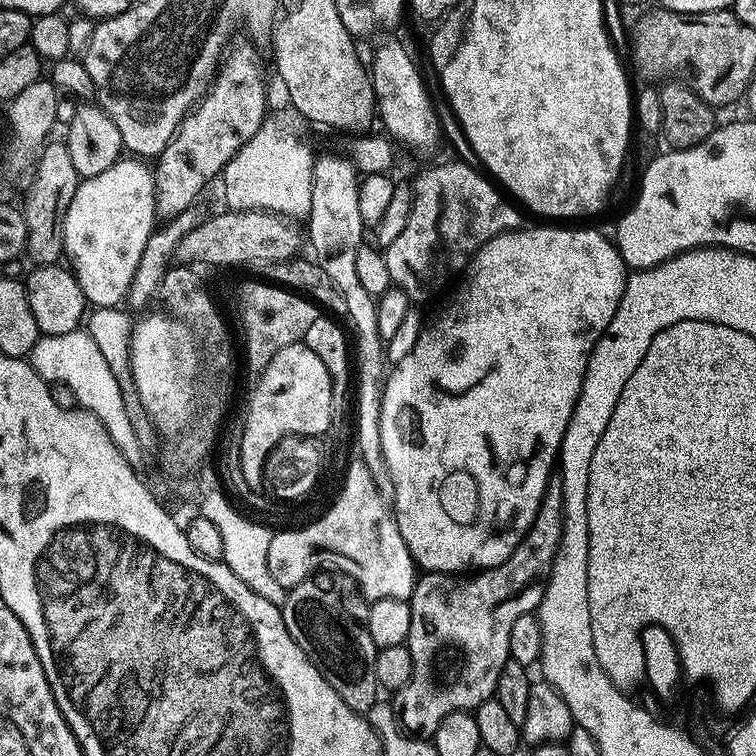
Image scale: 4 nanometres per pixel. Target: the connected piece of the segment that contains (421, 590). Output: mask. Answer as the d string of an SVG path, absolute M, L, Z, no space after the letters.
M553 474L548 478L538 514L522 542L510 554L506 562L496 568L485 568L475 574L449 574L446 572L424 572L416 581L410 603L410 634L406 641L412 659L410 682L402 686L391 697L392 714L397 724L413 738L431 738L438 730L438 722L451 712L466 712L484 700L493 699L498 686L498 674L510 658L510 629L522 614L539 609L552 567L556 561L556 551L560 549L562 526L564 525L564 495L562 478Z

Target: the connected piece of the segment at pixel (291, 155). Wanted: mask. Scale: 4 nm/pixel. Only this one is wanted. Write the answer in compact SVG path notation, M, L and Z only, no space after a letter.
M285 106L281 112L269 111L264 118L264 124L236 151L236 156L222 173L224 180L224 200L229 209L234 212L254 211L260 209L262 212L277 212L284 216L295 218L307 217L311 210L311 186L314 153L312 148L304 141L304 127L306 121L295 108Z

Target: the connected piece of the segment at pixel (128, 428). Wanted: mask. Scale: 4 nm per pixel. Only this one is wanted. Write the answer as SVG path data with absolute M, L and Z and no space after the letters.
M77 330L70 334L54 334L53 336L41 335L40 341L34 346L30 357L32 369L37 372L49 385L61 384L70 386L78 398L80 408L83 411L92 413L100 420L110 436L114 446L126 458L131 468L140 470L145 467L142 460L142 449L137 447L136 437L132 435L132 429L136 426L133 418L128 417L129 406L126 399L118 390L118 384L102 358L97 343L94 342L86 330Z

